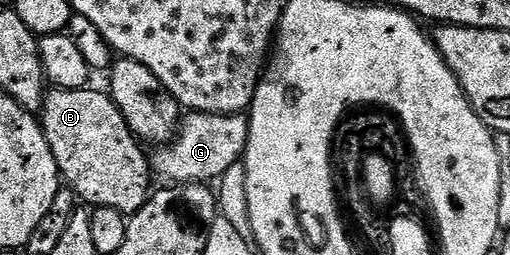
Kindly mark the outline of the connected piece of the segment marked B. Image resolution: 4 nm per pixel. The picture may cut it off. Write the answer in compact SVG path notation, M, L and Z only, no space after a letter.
M54 89L47 94L46 104L40 112L42 132L46 135L48 145L52 149L52 157L56 157L59 176L65 186L77 193L79 200L91 208L111 207L123 213L139 211L152 194L150 175L152 163L145 155L143 144L137 135L124 121L120 109L105 90L83 89L81 91L63 91Z

